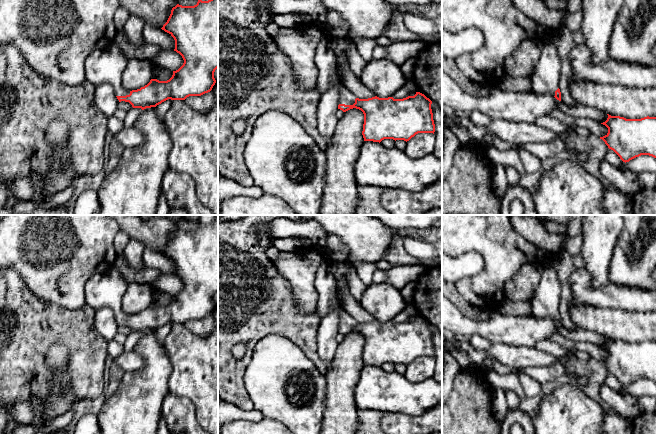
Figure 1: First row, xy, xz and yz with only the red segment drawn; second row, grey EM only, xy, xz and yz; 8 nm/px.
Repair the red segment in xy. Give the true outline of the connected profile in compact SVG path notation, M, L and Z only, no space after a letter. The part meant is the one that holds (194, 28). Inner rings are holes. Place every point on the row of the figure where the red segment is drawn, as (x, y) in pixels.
M198 0L194 6L177 4L172 8L167 22L161 28L175 40L175 49L184 63L167 81L151 79L150 82L137 90L129 91L122 85L122 73L129 62L128 58L115 44L103 50L92 52L85 60L86 79L94 86L109 83L113 86L119 102L129 102L133 108L156 107L162 102L185 100L189 96L201 96L212 90L216 83L214 72L218 68L218 0Z

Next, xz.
M325 29L326 38L318 44L315 63L319 70L317 80L317 90L325 93L332 85L336 85L339 90L338 109L346 112L356 108L364 114L364 124L362 135L364 141L381 142L384 139L409 141L418 133L435 132L435 124L431 109L432 101L424 94L416 92L414 96L408 96L403 99L394 99L393 97L379 98L377 96L368 99L359 99L353 95L336 77L337 58L331 49L333 40L329 29Z

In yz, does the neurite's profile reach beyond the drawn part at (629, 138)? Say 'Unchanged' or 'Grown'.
Unchanged

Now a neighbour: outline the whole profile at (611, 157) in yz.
M611 149L608 150L608 152L605 155L605 161L610 163L614 167L620 167L623 163L620 157Z

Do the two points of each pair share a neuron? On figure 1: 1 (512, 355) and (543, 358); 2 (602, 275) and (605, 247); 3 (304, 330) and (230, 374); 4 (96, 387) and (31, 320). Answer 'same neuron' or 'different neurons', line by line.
1: same neuron
2: same neuron
3: same neuron
4: same neuron

